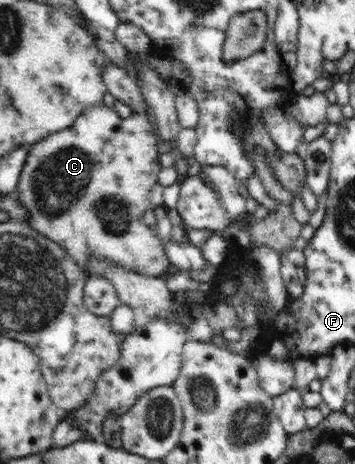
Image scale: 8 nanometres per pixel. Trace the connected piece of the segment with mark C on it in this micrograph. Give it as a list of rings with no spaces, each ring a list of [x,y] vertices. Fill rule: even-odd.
[[[103,102],[87,108],[67,130],[57,131],[29,146],[16,191],[18,201],[30,216],[26,222],[33,230],[60,244],[83,271],[91,256],[102,256],[127,271],[147,277],[163,278],[170,261],[159,239],[157,218],[151,206],[151,188],[162,169],[157,145],[156,124],[148,113],[121,118]]]

